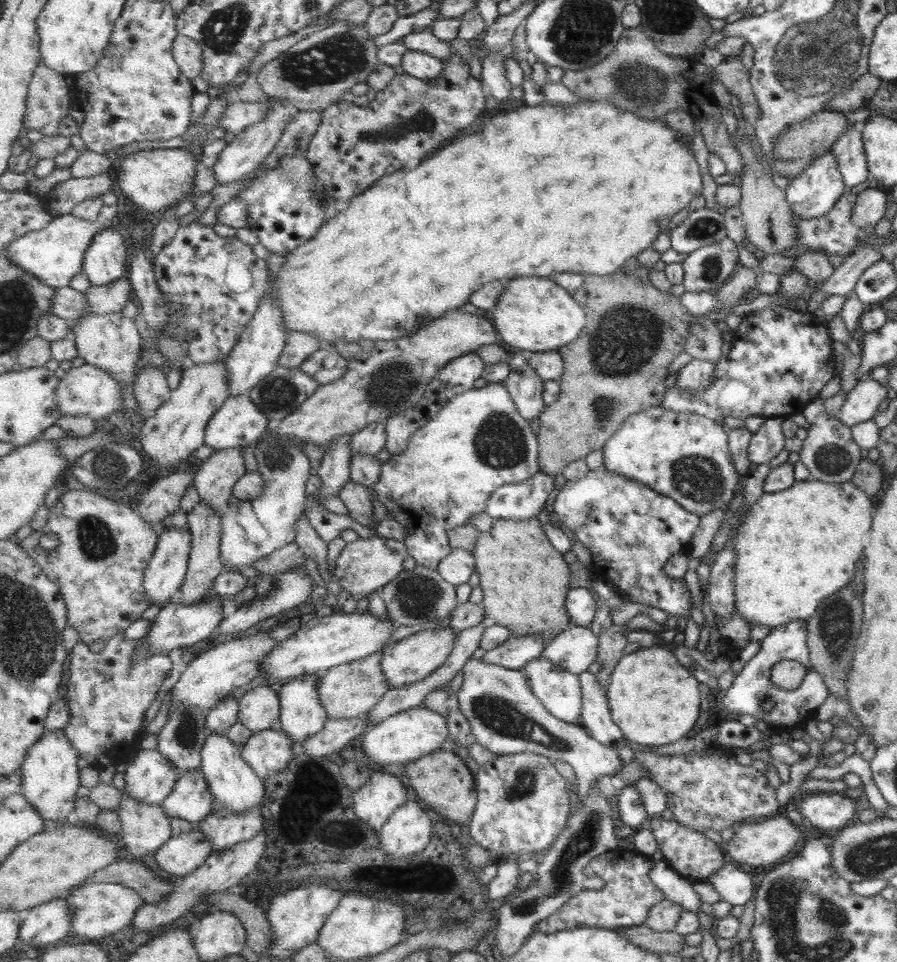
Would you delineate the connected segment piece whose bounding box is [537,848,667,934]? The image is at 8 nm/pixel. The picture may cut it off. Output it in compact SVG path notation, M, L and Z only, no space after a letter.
M618 848L602 854L602 856L597 856L586 867L586 875L589 878L601 877L606 882L605 887L601 890L586 890L578 897L572 898L570 903L566 904L558 914L540 923L537 930L546 934L554 934L578 928L604 928L617 931L646 925L654 906L658 906L660 902L667 900L666 894L662 892L661 888L653 880L652 875L656 865L656 862L649 855L637 852L633 848Z

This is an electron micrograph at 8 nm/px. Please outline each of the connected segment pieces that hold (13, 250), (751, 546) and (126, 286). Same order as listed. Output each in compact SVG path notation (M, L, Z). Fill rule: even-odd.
M74 213L55 217L44 229L34 231L19 238L9 246L11 259L24 270L35 274L47 285L54 288L71 286L71 282L78 274L85 272L86 253L93 245L95 238L109 226L113 226L115 220L87 221L74 216Z
M814 479L796 481L780 492L763 493L736 528L735 608L750 624L772 629L788 621L807 620L826 596L842 590L854 578L854 566L869 541L874 508L871 497L851 480L830 484Z
M128 275L106 286L92 285L89 292L86 292L86 296L89 298L89 310L81 318L88 315L124 312L124 308L130 302L132 292L135 292L135 288Z

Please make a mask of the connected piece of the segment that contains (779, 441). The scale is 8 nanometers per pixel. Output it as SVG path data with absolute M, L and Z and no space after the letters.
M768 417L753 434L748 445L748 459L755 465L768 464L784 449L784 434L781 430L784 417Z

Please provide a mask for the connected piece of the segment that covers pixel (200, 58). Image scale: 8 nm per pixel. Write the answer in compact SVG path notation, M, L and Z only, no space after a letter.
M180 33L174 43L174 56L178 65L190 78L200 78L205 70L205 50L201 42Z

